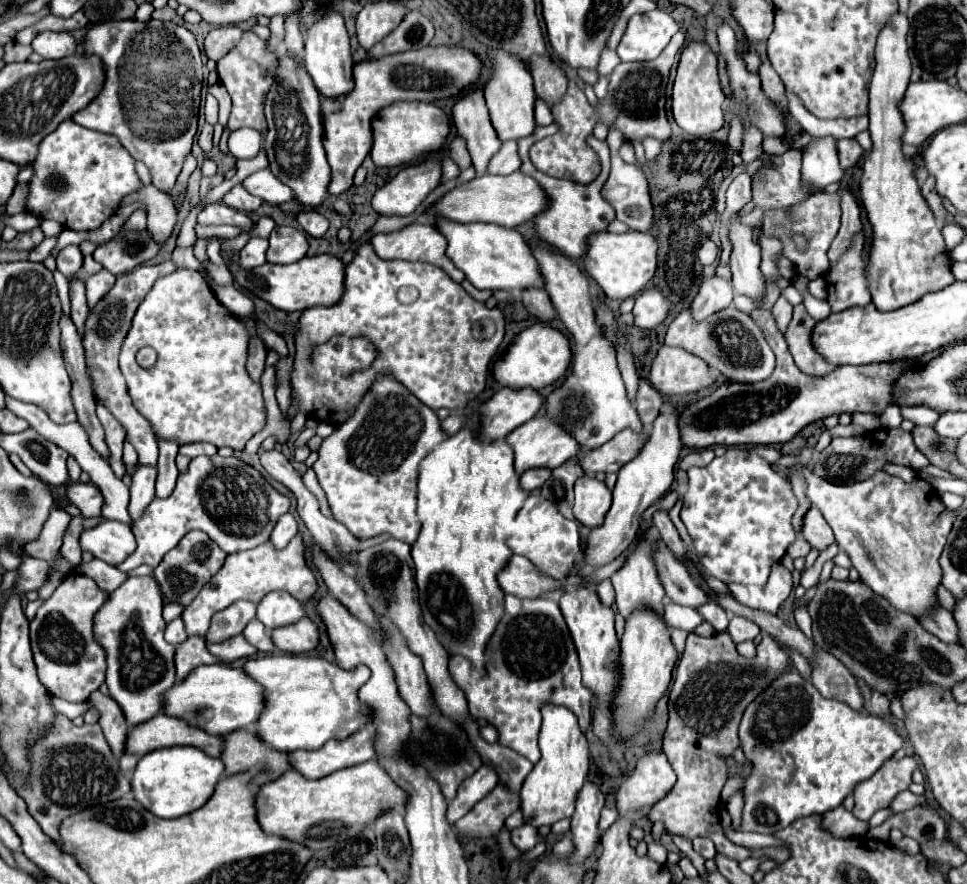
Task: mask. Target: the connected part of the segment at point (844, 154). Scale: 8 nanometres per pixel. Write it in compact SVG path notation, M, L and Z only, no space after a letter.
M837 140L837 152L843 170L855 166L857 160L863 156L863 148L859 146L857 140Z

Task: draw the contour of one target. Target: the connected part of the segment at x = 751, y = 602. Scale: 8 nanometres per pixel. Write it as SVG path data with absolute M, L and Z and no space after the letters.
M779 562L773 564L771 576L763 588L757 586L743 586L743 584L727 584L731 594L735 596L737 602L749 606L749 608L759 608L767 612L777 612L777 608L785 602L785 598L791 594L791 572L781 566Z

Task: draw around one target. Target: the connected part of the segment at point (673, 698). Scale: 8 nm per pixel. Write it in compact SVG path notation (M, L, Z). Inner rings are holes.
M727 630L707 638L697 634L687 636L669 692L669 724L663 740L663 752L677 774L677 782L663 800L643 808L651 822L659 820L671 834L681 834L691 840L697 836L711 838L719 854L737 862L751 856L751 850L729 842L719 824L717 808L721 806L721 788L729 778L725 756L731 756L739 744L737 728L749 702L789 666L789 654L771 634L763 634L755 658L743 658L735 650L735 642Z

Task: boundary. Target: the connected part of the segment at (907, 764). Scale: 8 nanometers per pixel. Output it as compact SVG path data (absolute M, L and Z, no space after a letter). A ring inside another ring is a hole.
M905 756L903 760L889 758L869 780L855 788L853 816L867 822L877 810L887 808L897 792L907 790L911 784L911 772L917 766L915 756Z

